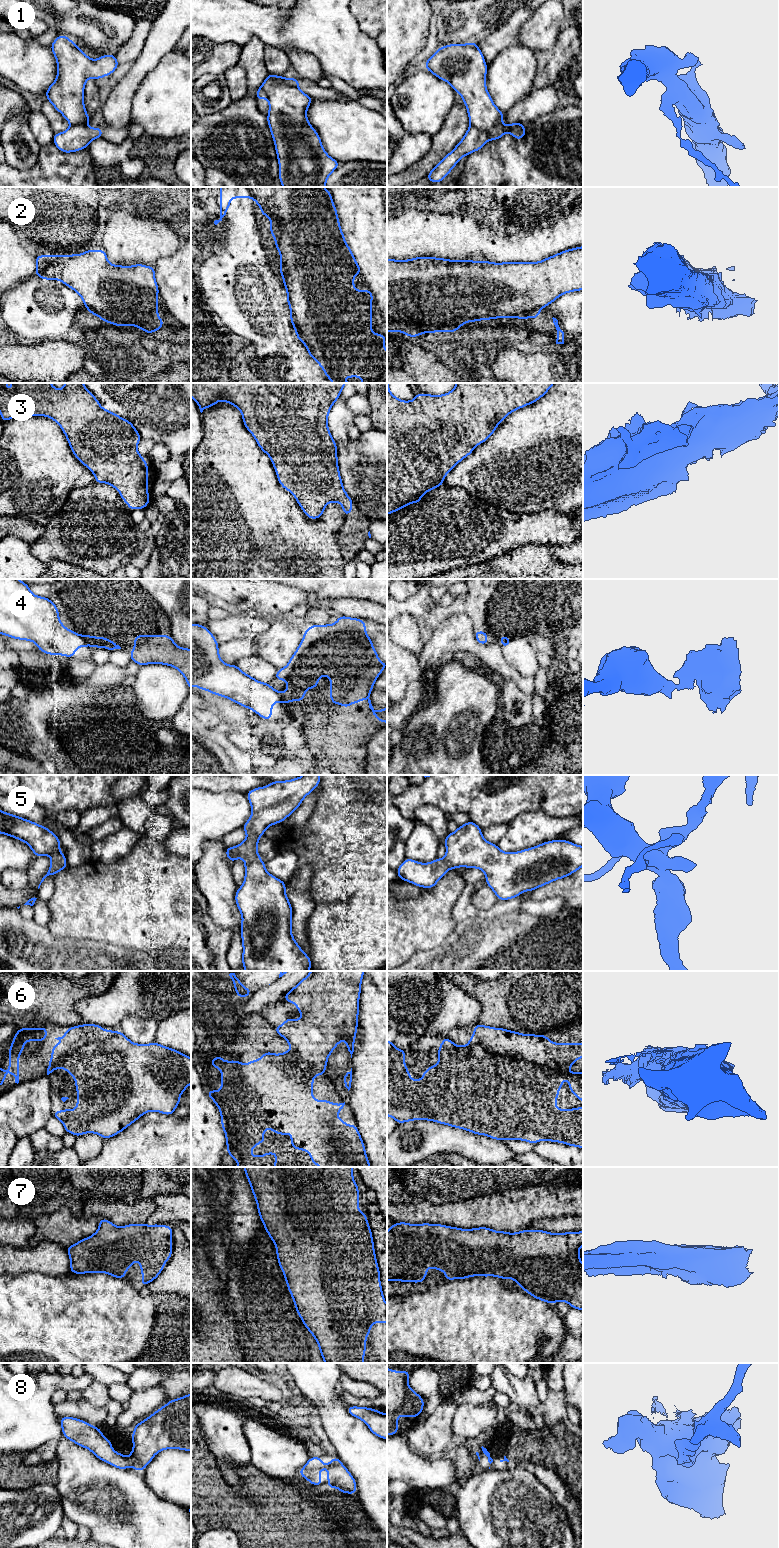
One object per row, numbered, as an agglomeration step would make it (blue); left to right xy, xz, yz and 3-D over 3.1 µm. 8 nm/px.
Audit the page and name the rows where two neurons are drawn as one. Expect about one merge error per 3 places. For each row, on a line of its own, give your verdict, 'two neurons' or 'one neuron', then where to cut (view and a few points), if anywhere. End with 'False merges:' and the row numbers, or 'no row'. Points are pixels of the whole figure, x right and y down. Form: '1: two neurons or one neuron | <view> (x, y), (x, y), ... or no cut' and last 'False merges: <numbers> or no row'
1: two neurons | xz (266, 78), (282, 81), (297, 87)
2: one neuron | no cut
3: one neuron | no cut
4: two neurons | xy (80, 636), (89, 644)
5: one neuron | no cut
6: two neurons | yz (469, 1040), (499, 1056), (565, 1073)
7: one neuron | no cut
8: one neuron | no cut
False merges: 1, 4, 6

